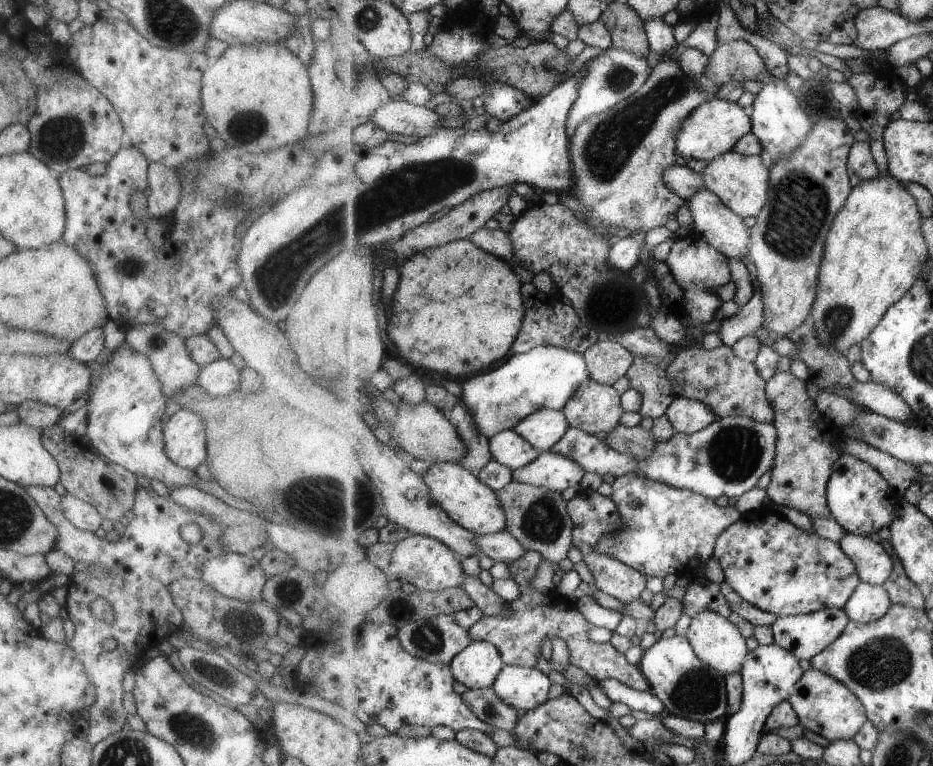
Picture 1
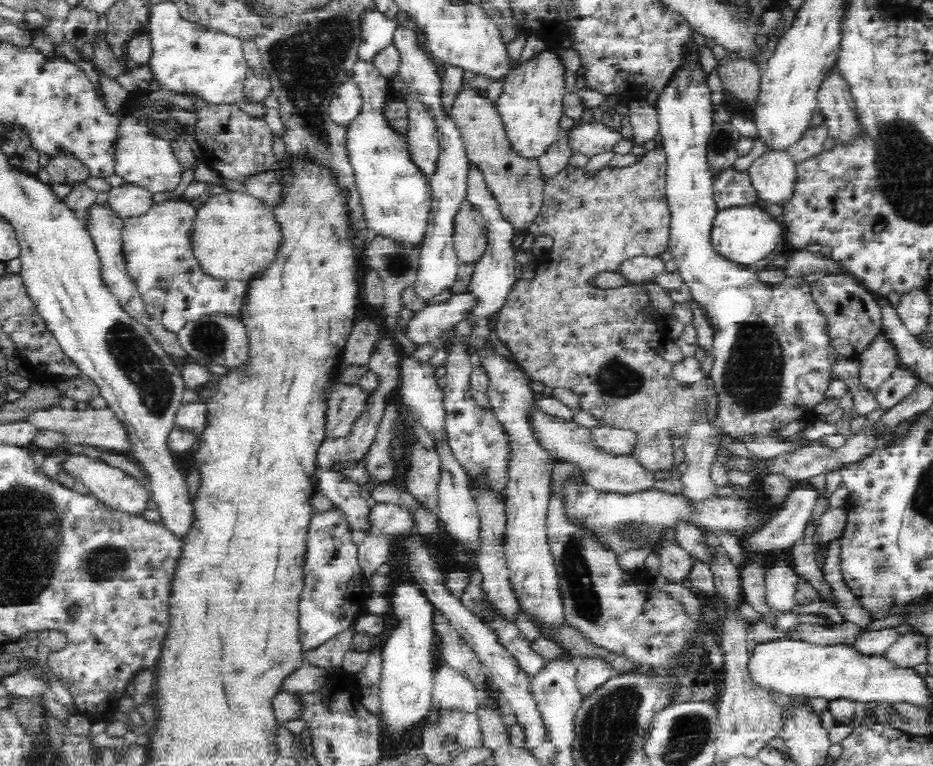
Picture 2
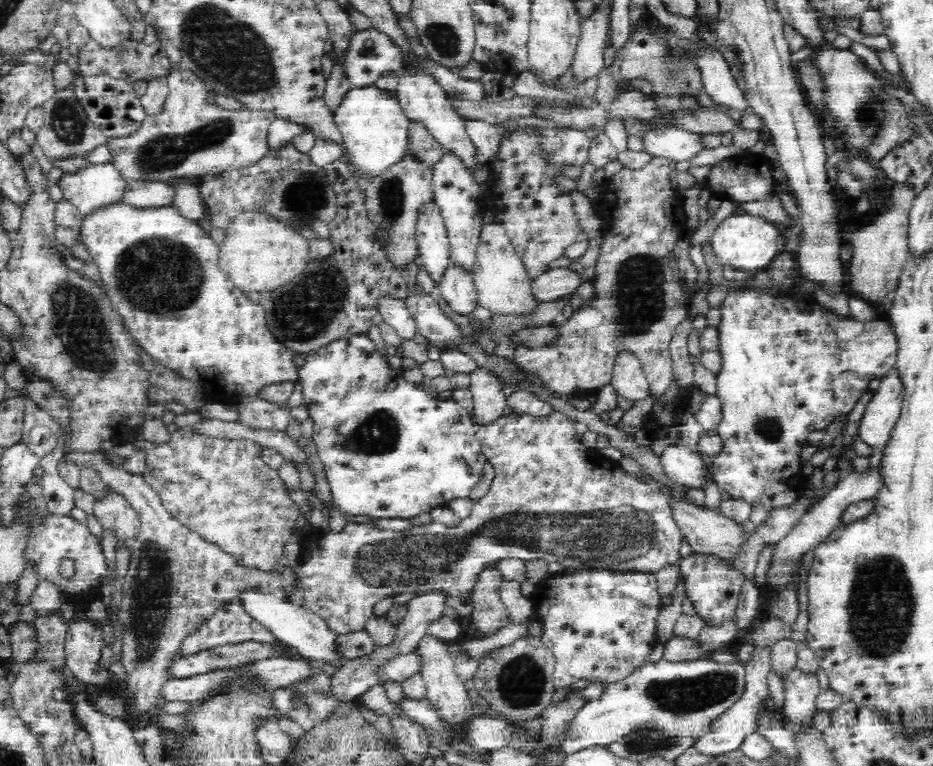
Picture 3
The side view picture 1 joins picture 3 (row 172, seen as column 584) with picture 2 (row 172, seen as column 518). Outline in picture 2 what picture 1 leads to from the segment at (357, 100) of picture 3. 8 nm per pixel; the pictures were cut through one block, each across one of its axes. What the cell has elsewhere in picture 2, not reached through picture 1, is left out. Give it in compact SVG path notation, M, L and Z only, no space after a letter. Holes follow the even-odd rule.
M362 58L354 63L353 77L362 91L362 112L346 126L346 148L356 176L364 220L373 235L421 249L429 229L432 204L429 178L414 164L406 137L398 134L383 117L389 79L380 74L373 62Z

